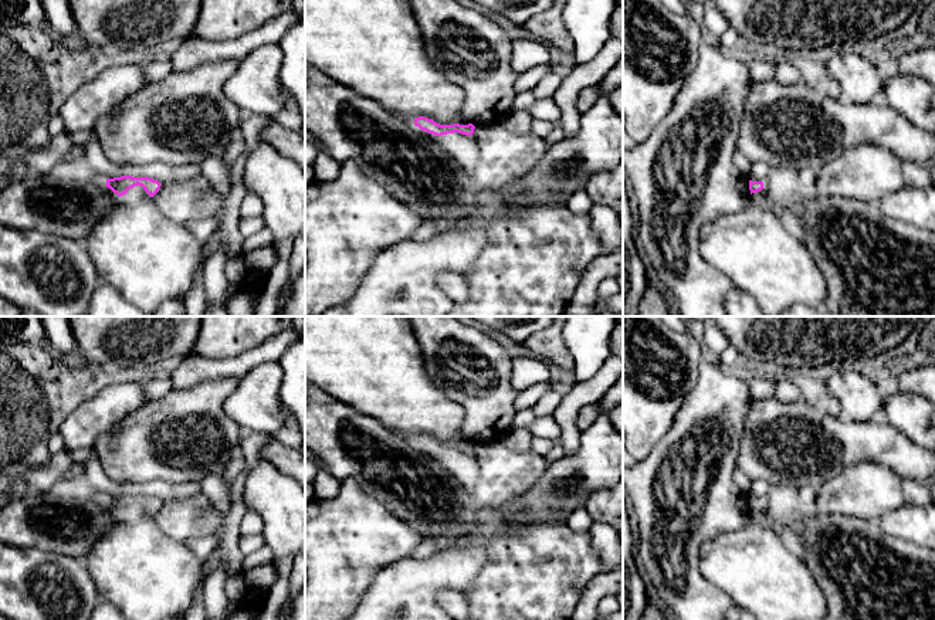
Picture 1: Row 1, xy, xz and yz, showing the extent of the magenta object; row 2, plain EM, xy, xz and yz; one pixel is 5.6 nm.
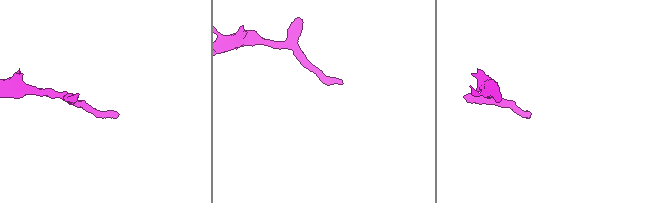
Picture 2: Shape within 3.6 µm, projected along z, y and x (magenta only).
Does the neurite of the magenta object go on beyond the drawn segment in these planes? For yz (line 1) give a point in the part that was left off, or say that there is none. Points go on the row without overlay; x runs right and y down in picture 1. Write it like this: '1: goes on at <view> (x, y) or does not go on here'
1: does not go on here

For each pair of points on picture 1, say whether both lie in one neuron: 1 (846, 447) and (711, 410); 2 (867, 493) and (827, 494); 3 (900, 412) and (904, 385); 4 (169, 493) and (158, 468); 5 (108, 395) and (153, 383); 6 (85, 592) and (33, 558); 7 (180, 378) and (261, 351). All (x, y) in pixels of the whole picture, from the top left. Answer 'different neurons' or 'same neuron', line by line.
1: different neurons
2: same neuron
3: different neurons
4: different neurons
5: different neurons
6: same neuron
7: same neuron

